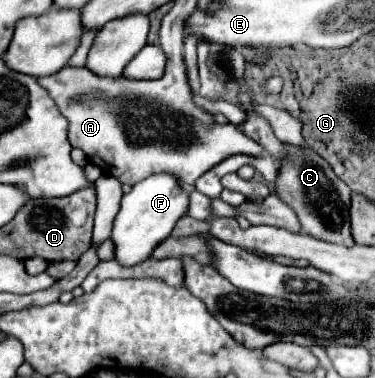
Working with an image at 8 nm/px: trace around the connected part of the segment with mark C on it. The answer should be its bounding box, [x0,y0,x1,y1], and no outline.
[277,150,353,246]

